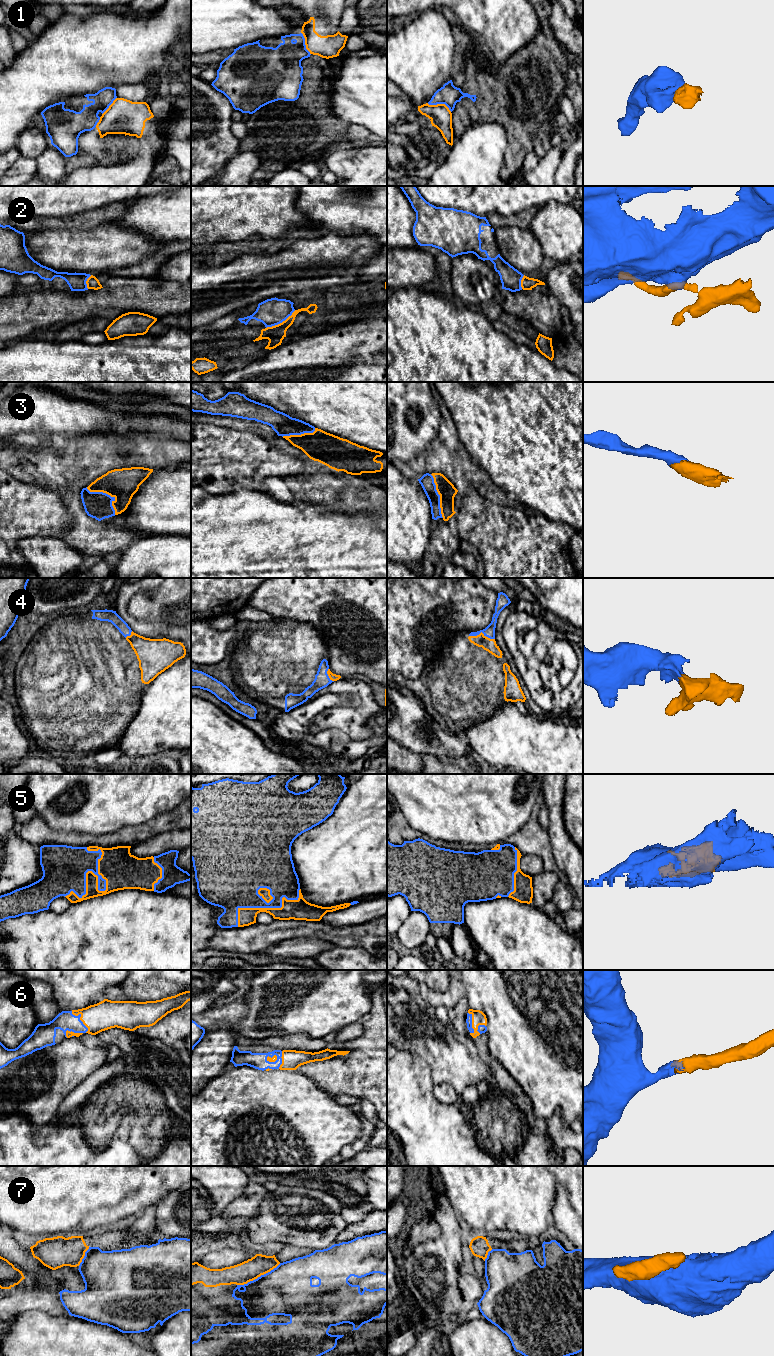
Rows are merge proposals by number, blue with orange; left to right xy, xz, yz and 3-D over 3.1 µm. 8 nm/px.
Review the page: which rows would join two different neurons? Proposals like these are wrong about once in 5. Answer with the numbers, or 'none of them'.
1, 2, 7

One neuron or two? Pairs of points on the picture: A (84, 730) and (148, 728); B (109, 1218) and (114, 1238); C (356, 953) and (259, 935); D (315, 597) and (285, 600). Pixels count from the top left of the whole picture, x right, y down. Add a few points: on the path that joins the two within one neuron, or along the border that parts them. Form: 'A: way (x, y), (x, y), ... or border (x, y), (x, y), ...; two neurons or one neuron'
A: border (138, 709), (117, 745); two neurons
B: border (123, 1222), (109, 1227); two neurons
C: border (336, 946), (360, 947); two neurons
D: way (308, 597), (292, 597); one neuron

